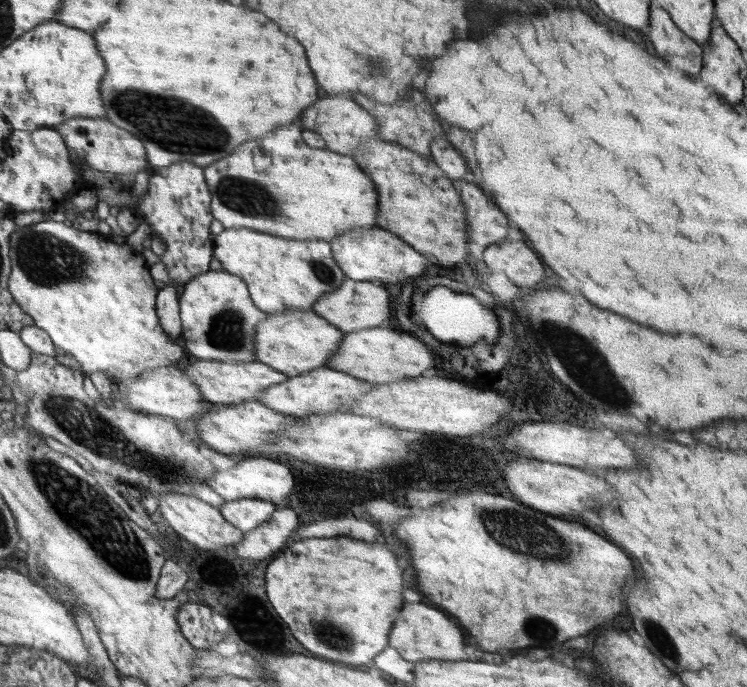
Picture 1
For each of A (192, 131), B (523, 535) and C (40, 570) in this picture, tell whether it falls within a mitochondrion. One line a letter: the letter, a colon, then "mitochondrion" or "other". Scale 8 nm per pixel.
A: mitochondrion
B: mitochondrion
C: mitochondrion

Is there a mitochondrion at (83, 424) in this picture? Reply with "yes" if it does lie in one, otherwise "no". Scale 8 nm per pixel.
yes

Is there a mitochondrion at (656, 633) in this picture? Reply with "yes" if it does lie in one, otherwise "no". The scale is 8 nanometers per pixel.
yes

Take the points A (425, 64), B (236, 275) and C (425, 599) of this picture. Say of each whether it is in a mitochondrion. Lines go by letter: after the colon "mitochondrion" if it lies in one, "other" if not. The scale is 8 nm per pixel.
A: other
B: other
C: other

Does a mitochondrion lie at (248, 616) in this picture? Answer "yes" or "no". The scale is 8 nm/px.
no

